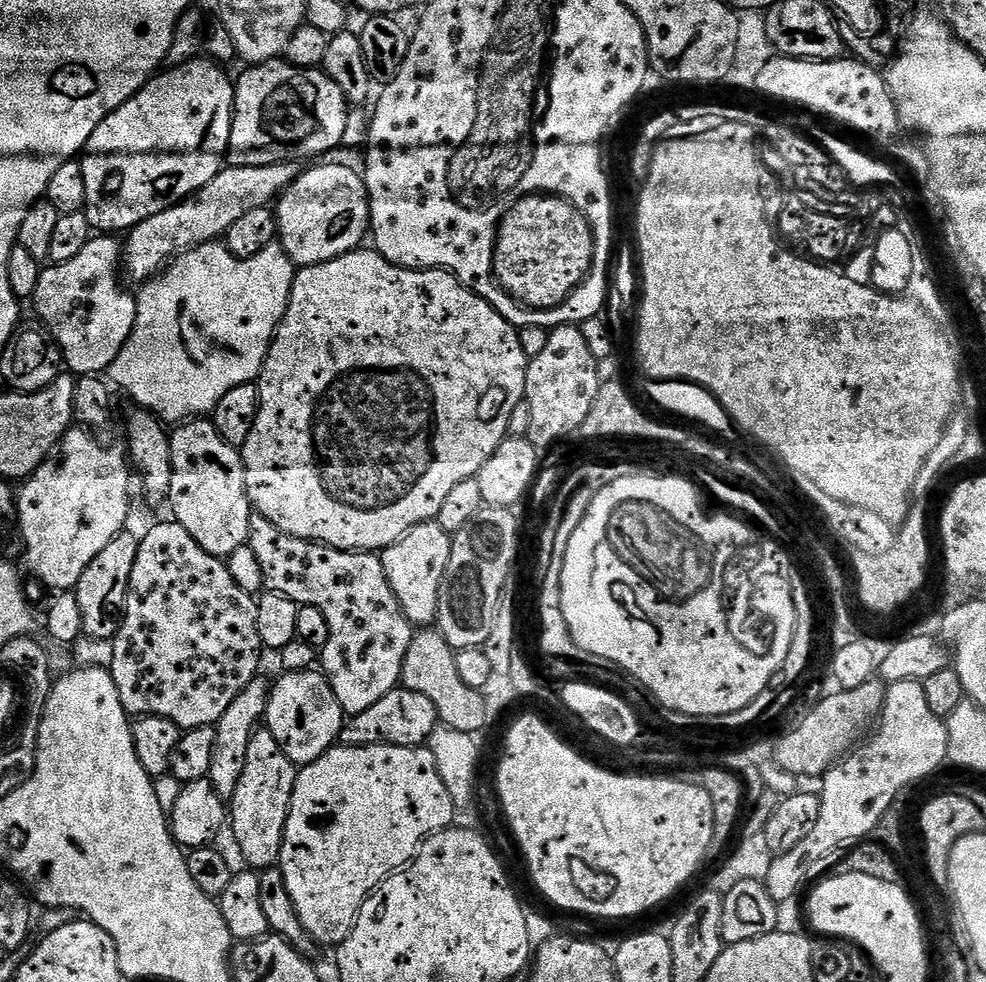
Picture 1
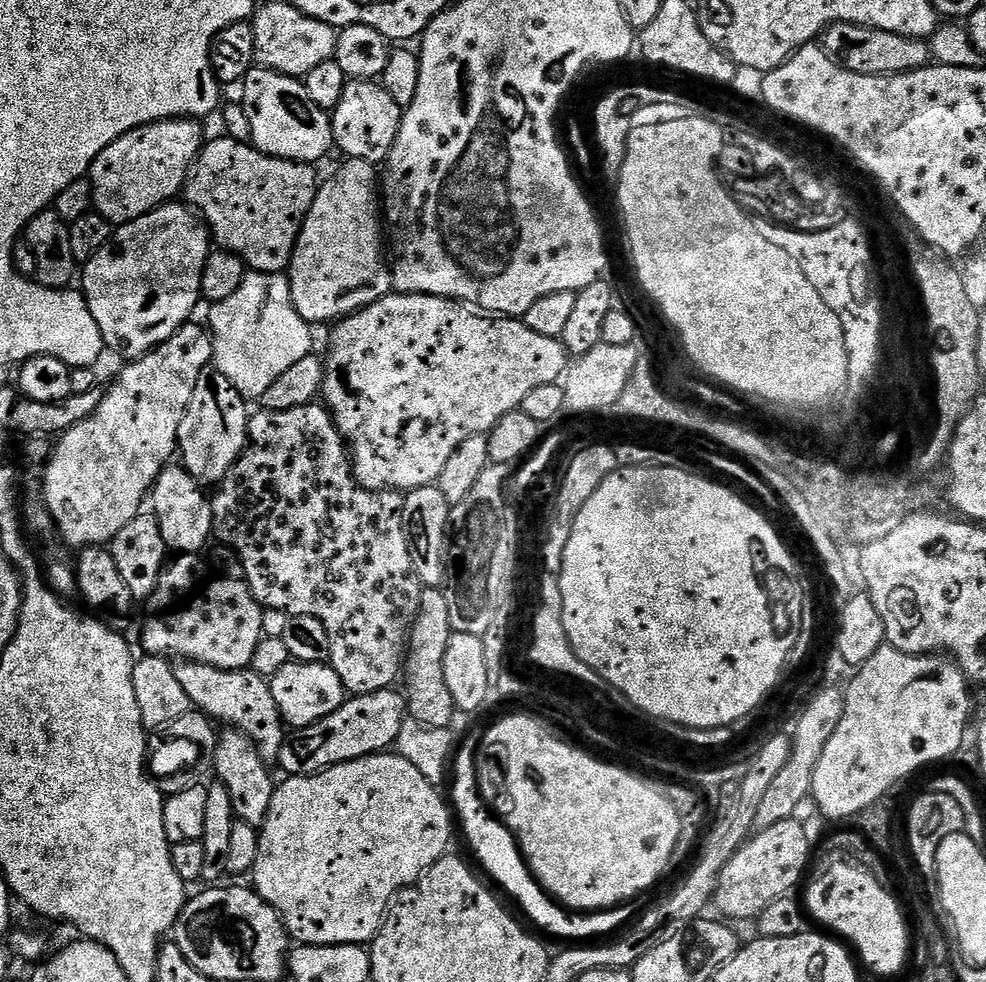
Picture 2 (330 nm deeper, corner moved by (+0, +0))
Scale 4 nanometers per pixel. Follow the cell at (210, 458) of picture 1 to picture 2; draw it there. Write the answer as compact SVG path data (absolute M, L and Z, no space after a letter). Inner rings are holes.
M215 366L202 370L198 386L194 386L194 398L190 398L186 418L182 418L182 426L178 430L178 456L182 467L201 486L219 484L243 454L244 447L248 445L248 408L249 401L238 394L226 374L222 374Z

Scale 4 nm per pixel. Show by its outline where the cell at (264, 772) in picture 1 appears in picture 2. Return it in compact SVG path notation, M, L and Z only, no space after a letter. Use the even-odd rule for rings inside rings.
M192 660L177 663L175 669L182 690L186 690L193 705L209 720L247 736L264 761L279 761L286 739L286 725L280 717L278 702L274 702L271 683L265 677L253 672L251 667L222 670L205 664L195 664Z

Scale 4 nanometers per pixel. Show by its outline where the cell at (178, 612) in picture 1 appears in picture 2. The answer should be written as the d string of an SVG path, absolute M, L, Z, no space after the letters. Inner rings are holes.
M176 554L160 571L158 586L146 602L145 608L148 609L144 612L144 629L140 632L140 640L144 643L143 651L149 656L171 658L176 662L192 660L195 664L205 664L222 670L249 667L254 658L254 650L258 650L261 640L265 639L265 609L252 597L252 591L244 580L225 580L200 559L196 554Z

